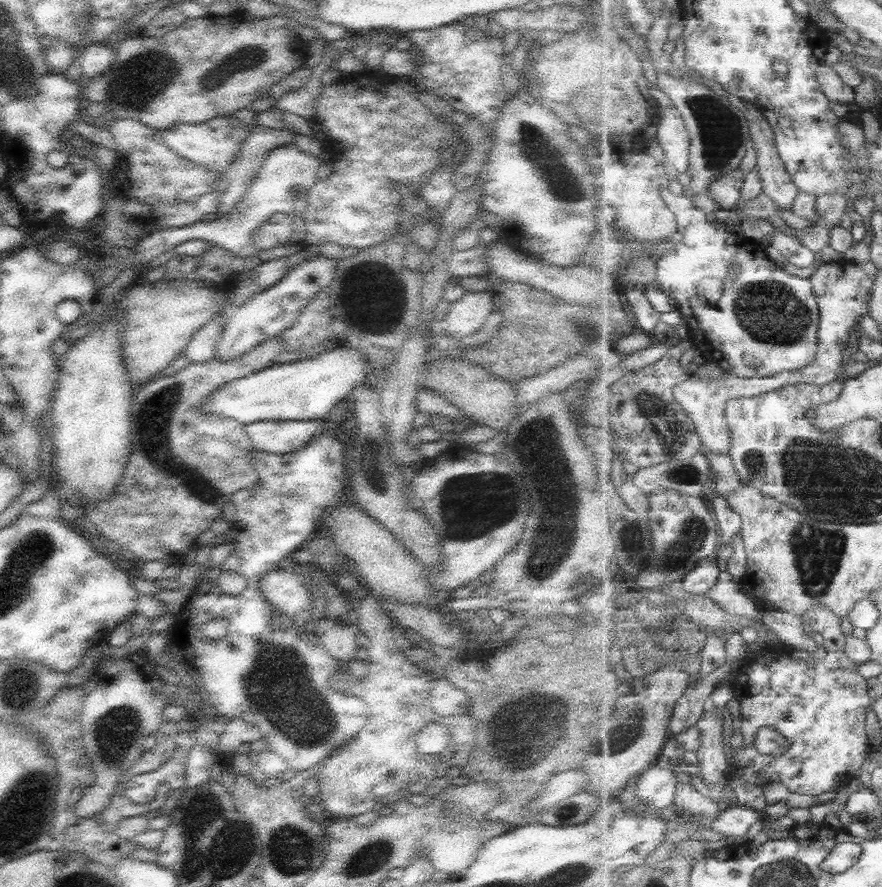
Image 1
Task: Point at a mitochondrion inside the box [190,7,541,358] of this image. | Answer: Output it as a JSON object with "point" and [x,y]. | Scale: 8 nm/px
{"point":[245,58]}

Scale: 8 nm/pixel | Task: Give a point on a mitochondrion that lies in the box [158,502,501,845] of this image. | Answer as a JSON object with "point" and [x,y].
{"point":[304,717]}

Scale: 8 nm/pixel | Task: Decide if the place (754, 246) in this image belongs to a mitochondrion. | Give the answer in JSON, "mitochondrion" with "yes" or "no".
{"mitochondrion":"no"}

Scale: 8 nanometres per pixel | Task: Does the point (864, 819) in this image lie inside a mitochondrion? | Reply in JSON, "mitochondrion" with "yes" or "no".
{"mitochondrion":"no"}

